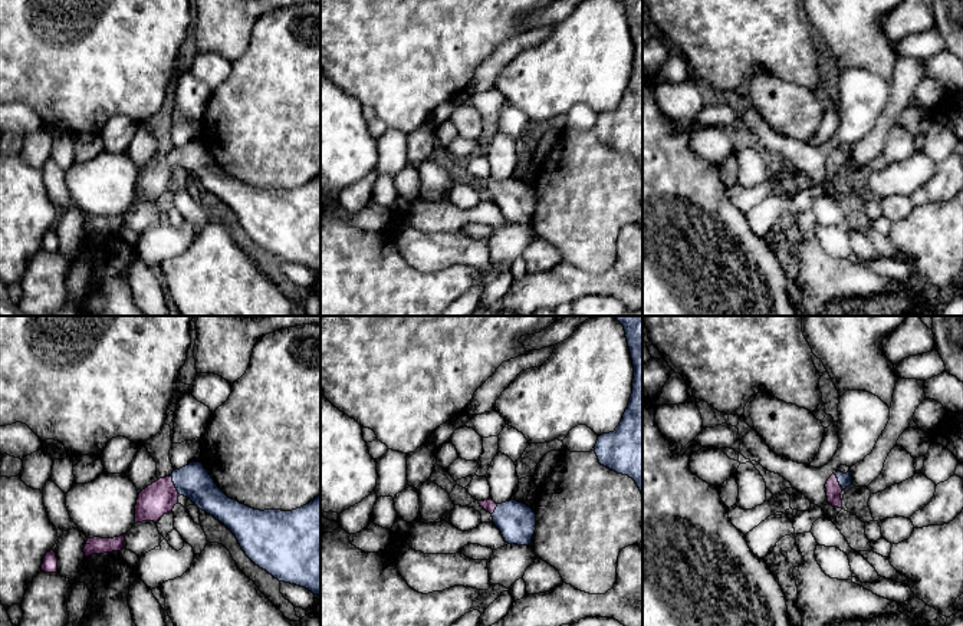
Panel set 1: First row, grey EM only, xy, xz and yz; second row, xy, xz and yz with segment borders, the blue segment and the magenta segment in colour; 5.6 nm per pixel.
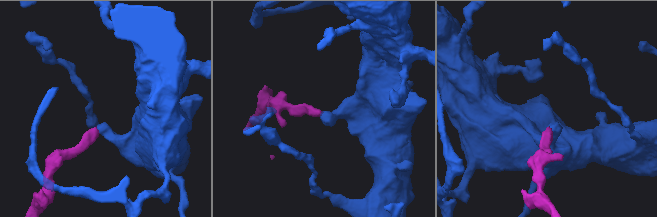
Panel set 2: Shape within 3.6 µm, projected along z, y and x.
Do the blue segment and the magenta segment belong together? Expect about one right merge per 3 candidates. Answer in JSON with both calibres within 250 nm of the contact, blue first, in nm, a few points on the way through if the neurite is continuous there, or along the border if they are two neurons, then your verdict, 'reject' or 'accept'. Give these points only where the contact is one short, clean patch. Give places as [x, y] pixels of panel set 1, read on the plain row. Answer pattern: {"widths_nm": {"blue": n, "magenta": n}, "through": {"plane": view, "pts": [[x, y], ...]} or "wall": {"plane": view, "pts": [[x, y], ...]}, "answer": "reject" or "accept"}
{"widths_nm": {"blue": 190, "magenta": 190}, "through": {"plane": "xy", "pts": [[193, 160], [174, 162], [158, 177]]}, "answer": "accept"}

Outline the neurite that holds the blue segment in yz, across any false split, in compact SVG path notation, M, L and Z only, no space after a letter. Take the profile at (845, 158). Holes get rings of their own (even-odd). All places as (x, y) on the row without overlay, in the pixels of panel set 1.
M841 149L832 152L825 162L828 181L832 185L842 187L841 171L849 164L854 164L849 149L847 152Z

